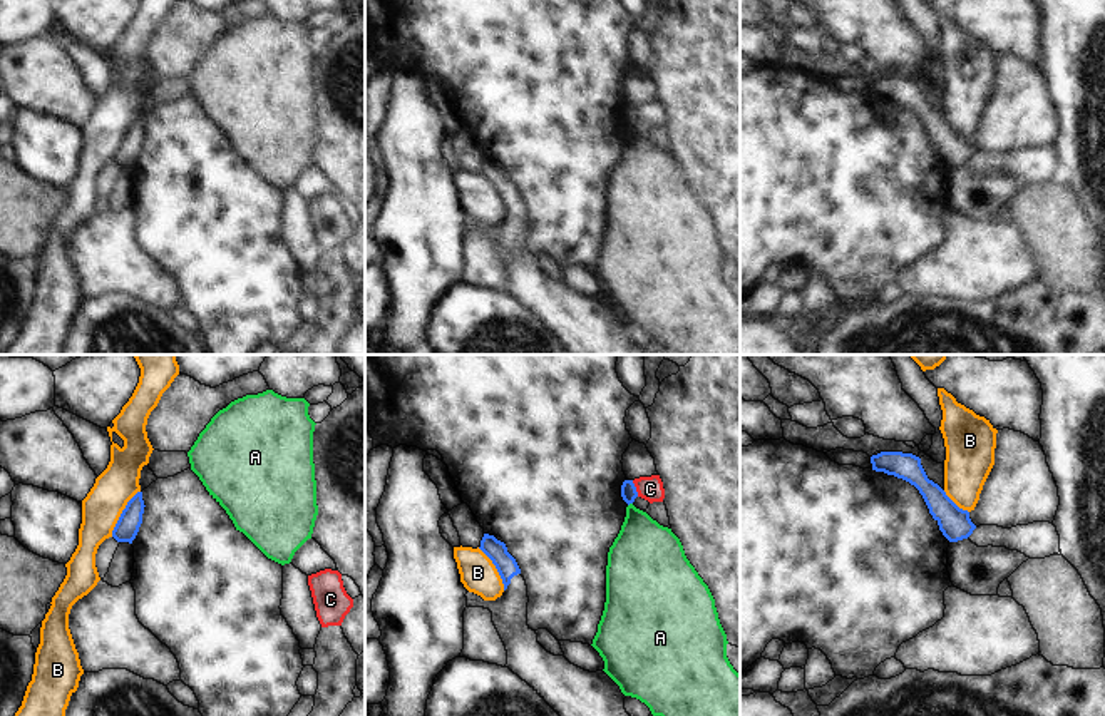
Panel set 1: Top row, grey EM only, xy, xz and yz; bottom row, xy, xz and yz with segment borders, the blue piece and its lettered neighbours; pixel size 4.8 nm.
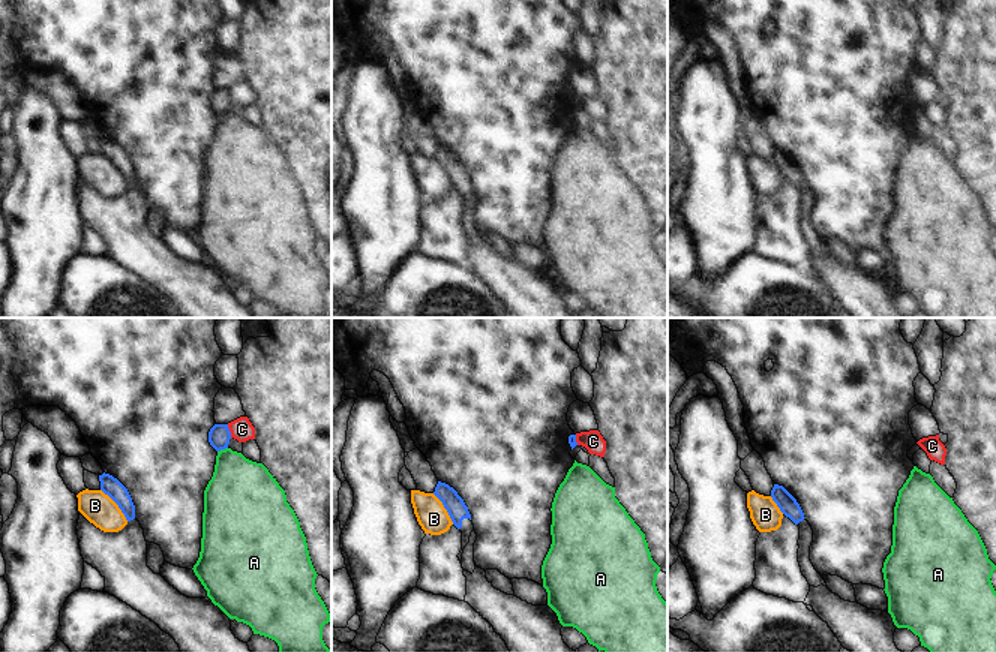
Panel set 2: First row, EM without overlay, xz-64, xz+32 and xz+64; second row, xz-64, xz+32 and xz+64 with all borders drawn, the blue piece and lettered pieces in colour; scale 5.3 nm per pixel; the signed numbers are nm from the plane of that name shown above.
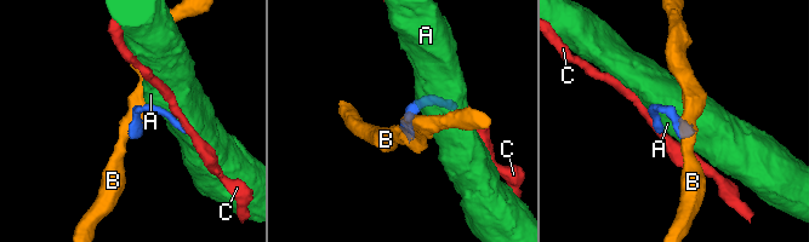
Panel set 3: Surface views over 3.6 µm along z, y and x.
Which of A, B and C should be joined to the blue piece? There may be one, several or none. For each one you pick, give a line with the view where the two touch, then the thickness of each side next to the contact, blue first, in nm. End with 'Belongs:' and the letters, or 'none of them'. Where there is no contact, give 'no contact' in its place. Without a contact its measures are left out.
Belongs: none of them

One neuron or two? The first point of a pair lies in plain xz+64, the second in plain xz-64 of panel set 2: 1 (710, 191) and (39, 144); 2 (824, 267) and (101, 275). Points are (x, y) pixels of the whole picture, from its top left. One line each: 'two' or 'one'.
1: one
2: two

